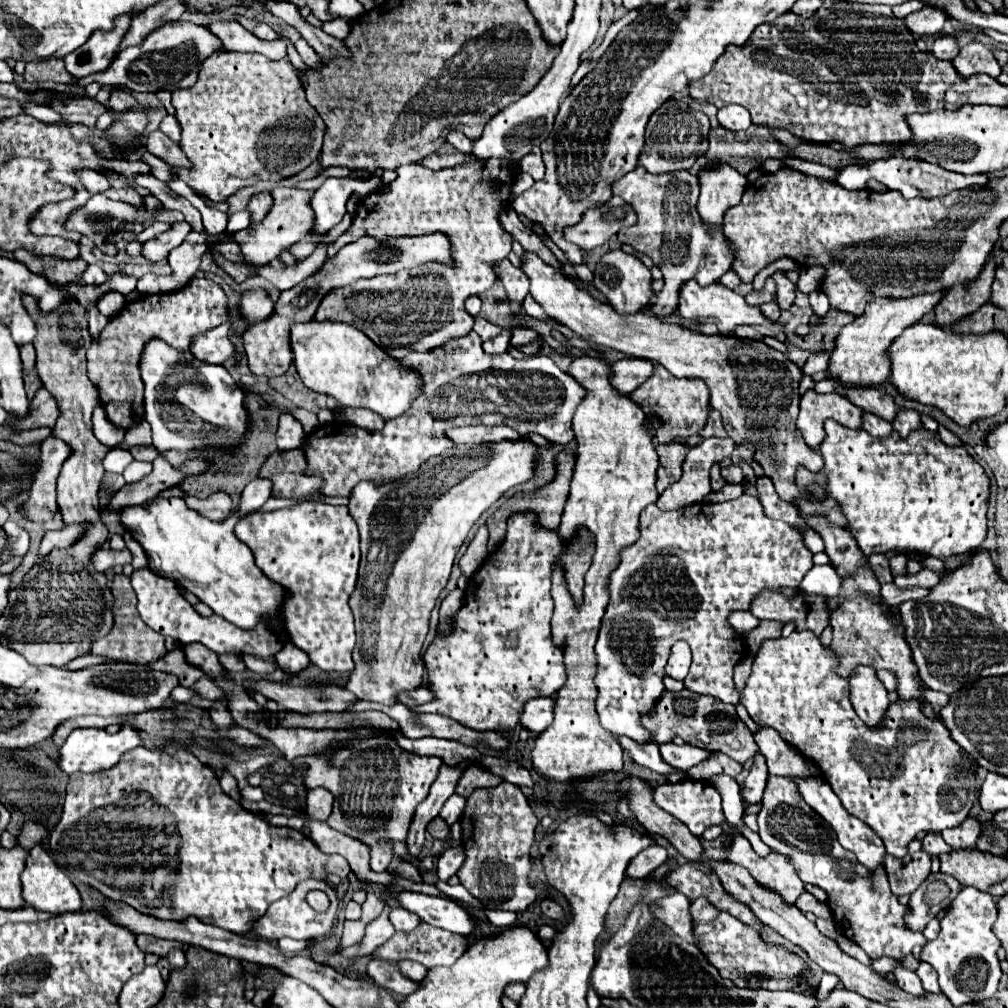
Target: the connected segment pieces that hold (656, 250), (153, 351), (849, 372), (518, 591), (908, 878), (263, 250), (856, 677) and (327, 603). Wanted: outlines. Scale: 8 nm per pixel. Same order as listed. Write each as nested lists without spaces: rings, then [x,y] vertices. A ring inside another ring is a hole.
[[[637,168],[625,174],[613,184],[613,196],[623,198],[633,208],[637,222],[617,234],[625,244],[631,244],[635,250],[647,254],[655,266],[663,272],[665,288],[653,298],[657,316],[667,316],[677,308],[677,288],[685,280],[695,278],[699,284],[713,284],[731,268],[735,254],[731,242],[725,238],[721,228],[707,226],[697,212],[699,182],[691,184],[659,184],[655,176]],[[693,190],[693,198],[691,198]]]
[[[151,340],[145,344],[145,356],[141,356],[145,420],[151,424],[151,432],[169,430],[165,432],[165,446],[177,446],[177,450],[219,446],[221,440],[225,440],[223,446],[239,446],[251,434],[251,414],[243,406],[243,390],[221,364],[199,362],[169,348],[163,340]],[[205,424],[213,428],[205,428]]]
[[[929,292],[929,294],[919,294],[919,296],[909,296],[909,298],[873,298],[865,312],[857,316],[851,324],[843,326],[839,336],[837,336],[837,346],[831,352],[829,360],[829,372],[831,376],[837,376],[843,386],[877,386],[883,384],[889,374],[889,346],[901,332],[909,326],[919,322],[925,314],[929,314],[941,300],[943,292]]]
[[[515,512],[509,516],[507,520],[507,536],[505,540],[499,544],[499,548],[495,552],[489,554],[489,558],[485,560],[485,564],[481,566],[481,570],[469,580],[467,588],[465,590],[463,606],[453,614],[451,618],[451,626],[453,630],[445,632],[445,634],[437,634],[431,642],[431,646],[425,650],[423,654],[423,662],[425,662],[425,668],[427,668],[427,682],[429,682],[429,690],[433,692],[433,700],[427,702],[427,704],[421,704],[417,708],[413,708],[413,712],[435,712],[435,714],[443,714],[443,716],[449,716],[457,722],[461,722],[463,726],[467,728],[473,728],[473,730],[513,730],[517,724],[519,724],[519,718],[523,714],[523,706],[529,698],[535,698],[535,696],[551,696],[557,692],[557,688],[561,688],[567,680],[565,676],[565,666],[563,666],[563,650],[559,646],[553,644],[553,636],[551,636],[551,619],[553,616],[554,602],[551,596],[551,574],[553,574],[553,568],[557,566],[557,562],[561,562],[563,566],[563,576],[565,576],[565,582],[567,582],[567,590],[569,594],[573,596],[575,604],[583,604],[583,578],[585,578],[585,572],[589,570],[589,564],[591,564],[591,558],[593,558],[593,552],[595,552],[595,546],[593,546],[593,534],[591,530],[587,530],[585,526],[577,528],[575,536],[569,538],[569,540],[563,540],[559,536],[557,530],[549,530],[549,528],[543,528],[539,524],[539,518],[535,512]]]
[[[923,850],[909,854],[909,856],[903,856],[903,858],[895,858],[891,854],[885,854],[883,864],[889,874],[891,890],[897,896],[915,892],[921,886],[921,882],[931,874],[931,858]]]
[[[285,186],[275,188],[271,192],[275,204],[273,204],[269,216],[265,216],[265,220],[261,224],[253,224],[251,230],[239,230],[237,234],[233,234],[235,242],[241,246],[241,252],[247,262],[251,262],[255,266],[267,264],[273,258],[277,258],[285,246],[293,246],[295,242],[303,240],[311,232],[311,228],[313,228],[313,208],[311,208],[313,192],[315,190],[299,190],[299,188],[285,188]]]
[[[855,666],[853,676],[849,676],[851,704],[857,716],[867,726],[881,724],[885,710],[889,706],[889,692],[877,678],[877,672],[869,666]]]
[[[299,502],[283,510],[273,510],[267,514],[249,514],[239,520],[235,526],[235,534],[241,542],[245,542],[257,566],[263,574],[289,590],[289,598],[285,602],[285,632],[289,640],[301,650],[305,650],[315,666],[321,670],[337,670],[337,672],[351,672],[355,662],[351,658],[355,648],[355,624],[353,612],[349,606],[349,596],[357,584],[359,563],[361,560],[360,536],[353,516],[349,514],[347,506],[329,506],[321,502]]]

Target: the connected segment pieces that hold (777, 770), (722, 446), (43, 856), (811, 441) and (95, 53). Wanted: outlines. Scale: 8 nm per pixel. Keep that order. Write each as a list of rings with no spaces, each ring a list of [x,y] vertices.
[[[759,726],[753,734],[759,750],[767,758],[767,768],[771,776],[809,776],[811,772],[805,766],[803,756],[789,752],[785,740],[771,726]]]
[[[705,438],[687,452],[687,478],[669,486],[657,500],[661,510],[677,510],[703,502],[711,492],[709,470],[715,462],[733,454],[735,442],[731,438]]]
[[[35,846],[31,850],[29,862],[21,874],[21,884],[23,884],[23,900],[39,912],[47,912],[47,914],[55,916],[61,912],[81,910],[79,890],[75,888],[75,884],[67,878],[67,874],[55,864],[55,860],[41,846]]]
[[[813,388],[801,396],[801,412],[797,418],[797,428],[803,434],[805,442],[817,450],[825,438],[823,422],[827,418],[837,420],[847,428],[861,428],[861,408],[851,404],[845,396],[831,392],[819,394]]]
[[[121,14],[115,18],[113,30],[95,32],[81,48],[77,48],[77,52],[65,58],[67,72],[73,74],[75,78],[105,72],[113,64],[119,52],[119,44],[125,38],[133,18],[135,14]]]

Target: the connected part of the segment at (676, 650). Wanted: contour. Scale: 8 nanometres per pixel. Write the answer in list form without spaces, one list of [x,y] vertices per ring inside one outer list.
[[[679,640],[673,644],[671,648],[671,656],[667,662],[667,674],[671,678],[683,680],[689,672],[689,664],[691,664],[691,648],[685,640]]]

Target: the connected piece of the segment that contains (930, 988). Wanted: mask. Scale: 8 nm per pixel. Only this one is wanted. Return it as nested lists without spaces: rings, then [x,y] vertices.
[[[921,962],[921,964],[919,964],[919,968],[917,968],[915,972],[917,972],[917,976],[921,978],[923,988],[925,988],[927,992],[939,992],[939,984],[937,984],[937,972],[933,972],[933,968],[929,968],[929,964]]]

